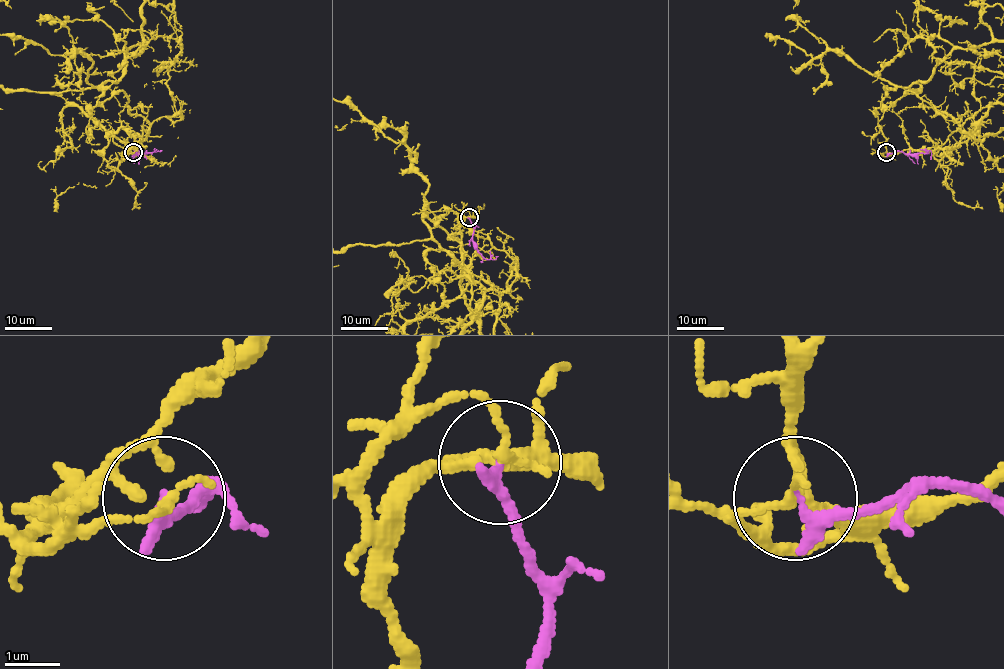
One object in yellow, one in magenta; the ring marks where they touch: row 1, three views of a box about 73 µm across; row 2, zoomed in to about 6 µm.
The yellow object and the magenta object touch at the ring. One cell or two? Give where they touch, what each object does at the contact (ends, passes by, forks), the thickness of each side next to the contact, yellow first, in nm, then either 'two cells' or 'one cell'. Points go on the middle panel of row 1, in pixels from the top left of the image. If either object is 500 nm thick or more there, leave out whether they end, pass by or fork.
(469, 217) | yellow ends | magenta ends | 160/260 nm | two cells

